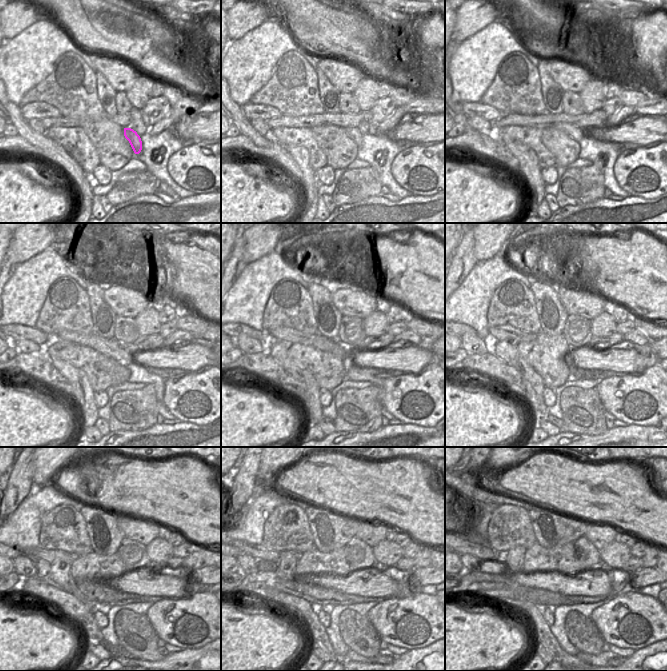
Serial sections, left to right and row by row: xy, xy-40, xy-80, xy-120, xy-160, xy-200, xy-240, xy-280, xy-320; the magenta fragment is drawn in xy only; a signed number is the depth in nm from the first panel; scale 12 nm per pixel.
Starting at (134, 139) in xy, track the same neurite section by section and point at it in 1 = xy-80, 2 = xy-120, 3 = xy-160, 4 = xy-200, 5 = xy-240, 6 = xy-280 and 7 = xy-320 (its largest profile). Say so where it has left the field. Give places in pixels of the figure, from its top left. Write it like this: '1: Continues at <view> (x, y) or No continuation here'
1: Continues at xy-80 (577, 133)
2: Continues at xy-120 (111, 347)
3: Continues at xy-160 (335, 347)
4: Continues at xy-200 (505, 331)
5: Continues at xy-240 (50, 556)
6: Continues at xy-280 (258, 551)
7: Continues at xy-320 (481, 551).

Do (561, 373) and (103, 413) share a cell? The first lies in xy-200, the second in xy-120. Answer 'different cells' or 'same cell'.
different cells

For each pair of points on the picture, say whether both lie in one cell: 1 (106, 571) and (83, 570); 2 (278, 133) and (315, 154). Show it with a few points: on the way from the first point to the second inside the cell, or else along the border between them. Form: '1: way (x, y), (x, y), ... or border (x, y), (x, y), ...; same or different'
1: way (100, 570), (89, 570); same
2: way (288, 136), (300, 136), (308, 144); same

